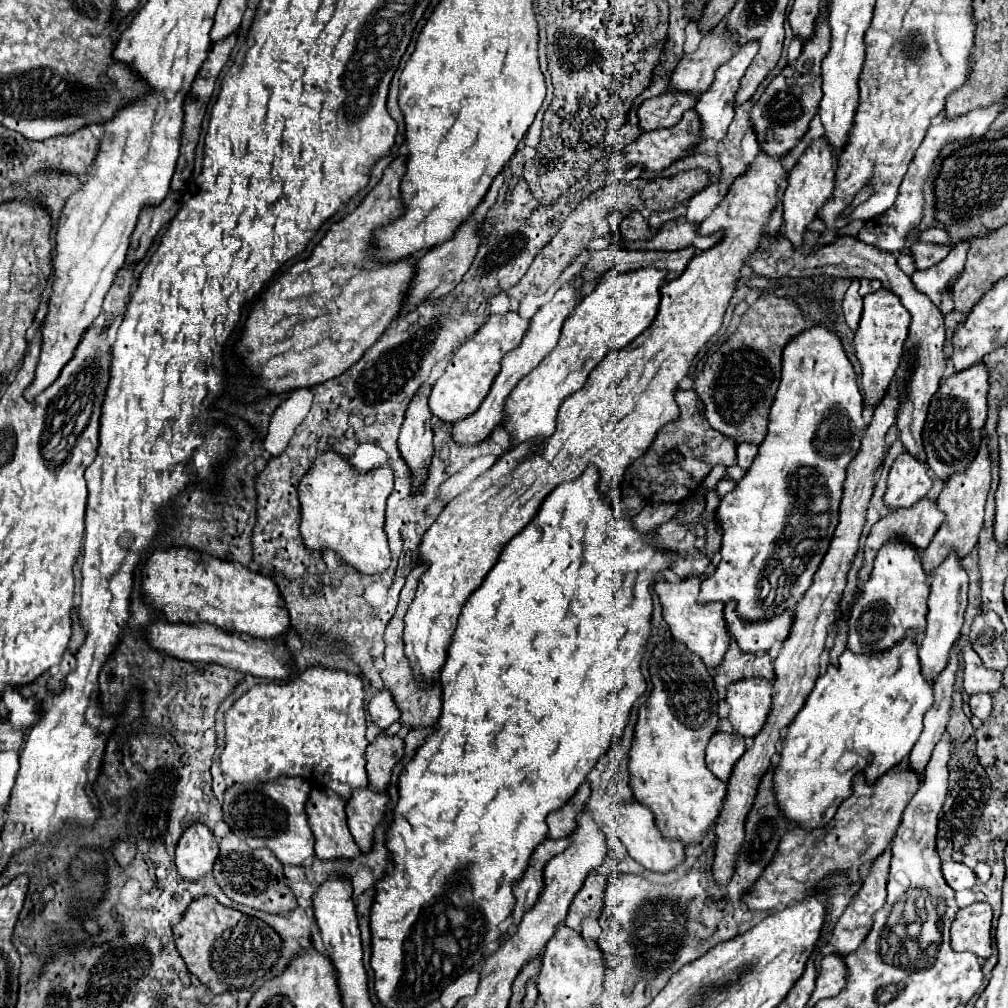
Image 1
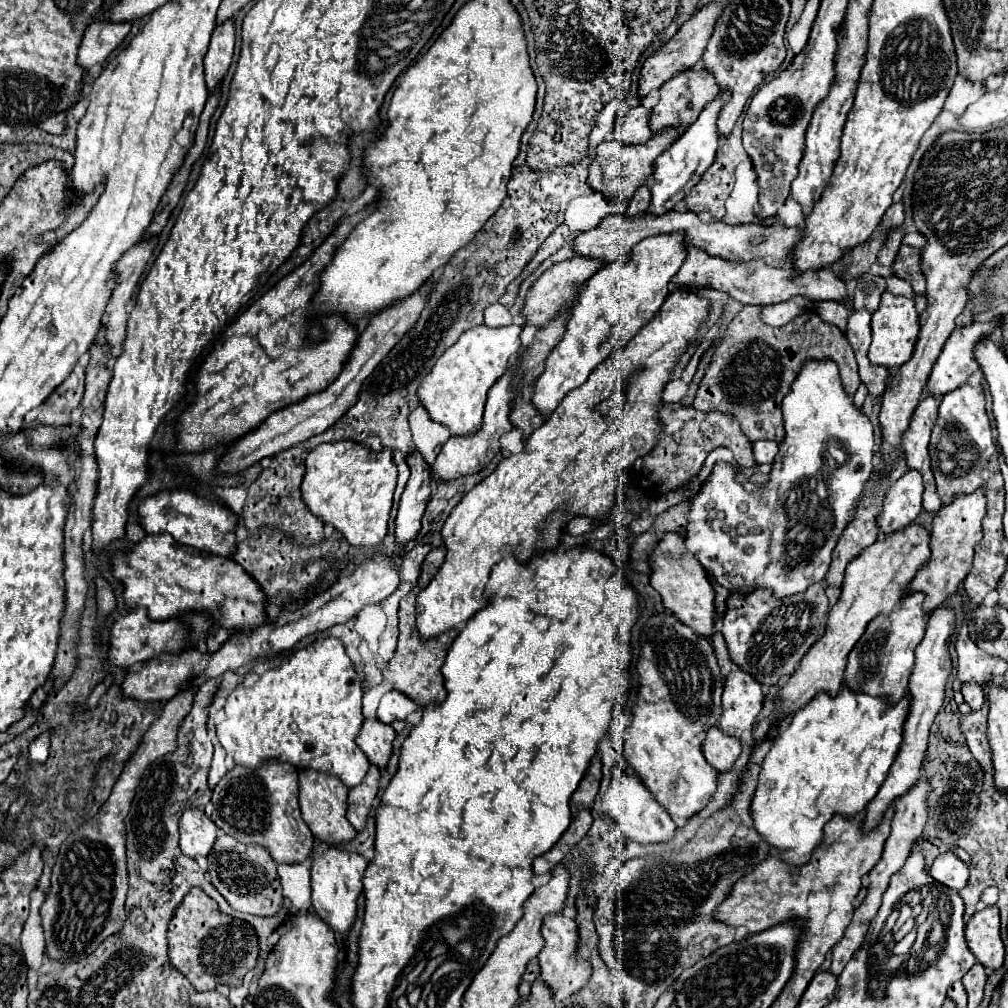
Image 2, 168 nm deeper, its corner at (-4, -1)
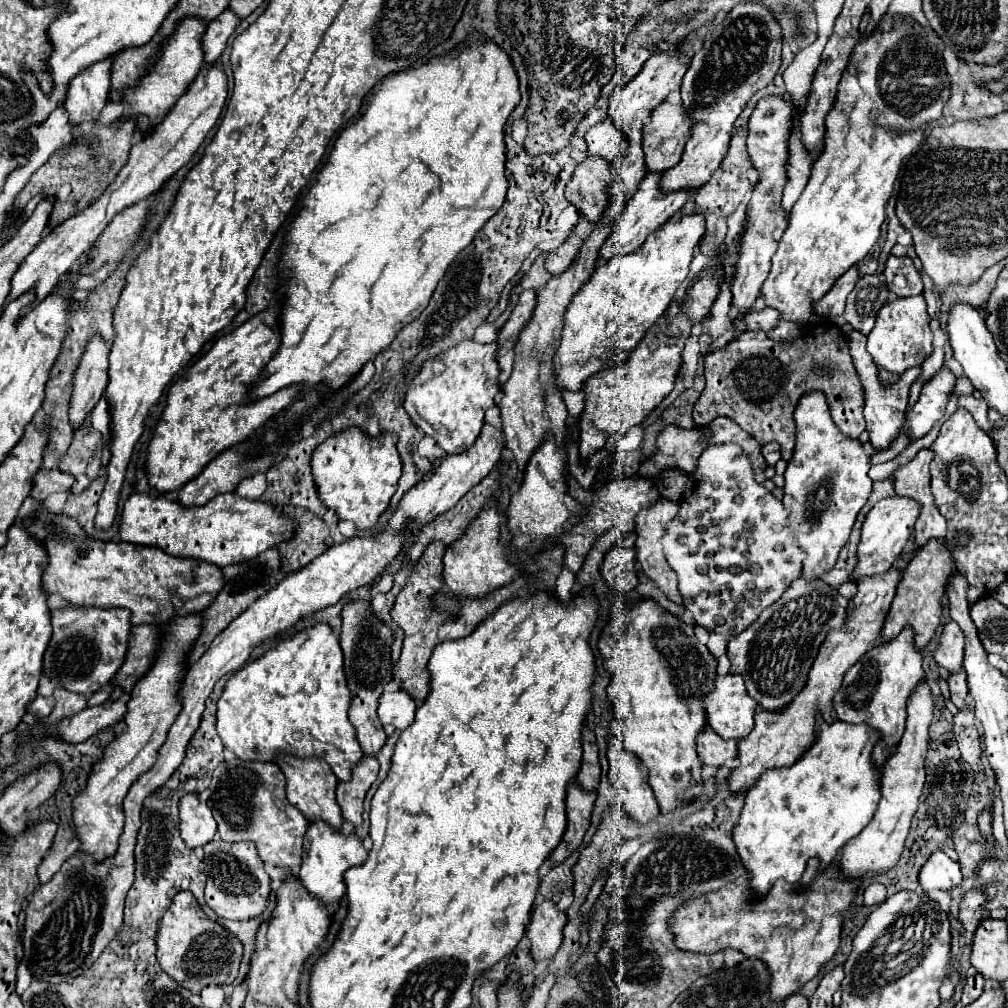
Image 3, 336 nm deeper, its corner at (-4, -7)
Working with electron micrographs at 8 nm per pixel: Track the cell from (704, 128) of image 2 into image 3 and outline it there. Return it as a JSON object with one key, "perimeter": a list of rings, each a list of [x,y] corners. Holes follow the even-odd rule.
{"perimeter":[[[650,173],[644,177],[644,181],[640,183],[638,191],[628,199],[628,207],[626,211],[618,217],[614,231],[608,235],[608,239],[604,241],[604,245],[598,251],[598,259],[612,259],[612,257],[620,257],[620,255],[628,255],[632,251],[636,251],[644,239],[654,233],[662,223],[666,223],[676,211],[682,209],[682,205],[686,203],[686,199],[694,193],[690,189],[682,189],[682,191],[672,191],[672,193],[662,193],[660,191],[660,173]]]}

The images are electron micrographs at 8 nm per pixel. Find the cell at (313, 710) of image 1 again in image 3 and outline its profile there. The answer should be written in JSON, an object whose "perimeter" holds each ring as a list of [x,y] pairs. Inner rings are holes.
{"perimeter":[[[316,623],[294,637],[282,639],[274,649],[268,649],[256,661],[232,673],[216,701],[216,729],[224,745],[244,761],[270,761],[278,751],[298,757],[322,757],[340,781],[348,779],[352,765],[356,765],[364,753],[356,739],[356,729],[348,721],[348,705],[352,695],[342,671],[342,659],[342,649],[332,627],[328,623]]]}

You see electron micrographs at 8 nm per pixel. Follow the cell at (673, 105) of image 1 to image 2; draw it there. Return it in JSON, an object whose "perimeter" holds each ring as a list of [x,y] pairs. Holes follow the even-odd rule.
{"perimeter":[[[638,105],[636,109],[630,109],[616,121],[614,139],[630,145],[630,143],[644,143],[654,135],[650,129],[650,109]]]}

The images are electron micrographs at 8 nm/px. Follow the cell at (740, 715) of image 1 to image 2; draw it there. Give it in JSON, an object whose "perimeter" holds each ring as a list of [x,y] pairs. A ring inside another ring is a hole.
{"perimeter":[[[740,669],[732,671],[724,683],[720,729],[732,737],[742,737],[742,733],[752,731],[762,711],[762,699],[760,681]]]}

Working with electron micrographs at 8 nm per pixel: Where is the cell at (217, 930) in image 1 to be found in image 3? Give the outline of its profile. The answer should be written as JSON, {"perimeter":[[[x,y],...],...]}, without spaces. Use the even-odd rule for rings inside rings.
{"perimeter":[[[180,891],[172,897],[170,909],[158,923],[156,959],[176,983],[192,993],[200,993],[200,989],[210,983],[226,985],[236,979],[242,945],[228,929],[206,917],[190,891]]]}

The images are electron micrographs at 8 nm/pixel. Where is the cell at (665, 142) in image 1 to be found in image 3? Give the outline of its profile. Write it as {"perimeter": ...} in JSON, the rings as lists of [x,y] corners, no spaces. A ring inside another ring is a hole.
{"perimeter":[[[588,157],[574,169],[572,179],[566,185],[564,197],[578,209],[582,217],[596,223],[600,221],[600,213],[604,213],[604,205],[608,205],[610,183],[610,163]]]}

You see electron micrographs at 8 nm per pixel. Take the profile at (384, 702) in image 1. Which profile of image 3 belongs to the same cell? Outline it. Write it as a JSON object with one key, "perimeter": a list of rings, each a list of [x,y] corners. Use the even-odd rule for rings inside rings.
{"perimeter":[[[404,689],[382,693],[378,705],[378,717],[382,725],[390,723],[398,731],[404,731],[414,723],[414,715],[416,715],[416,703]]]}

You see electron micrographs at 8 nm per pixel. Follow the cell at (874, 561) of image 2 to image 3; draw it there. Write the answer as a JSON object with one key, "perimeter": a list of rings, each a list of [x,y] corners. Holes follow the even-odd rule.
{"perimeter":[[[890,569],[884,575],[876,577],[862,577],[858,581],[858,593],[850,601],[848,609],[848,619],[844,629],[828,633],[826,641],[822,643],[818,657],[810,669],[808,675],[808,685],[796,695],[796,701],[784,709],[784,713],[764,713],[764,709],[756,711],[756,725],[752,733],[744,739],[738,741],[738,767],[732,769],[728,777],[728,785],[732,793],[748,791],[750,787],[756,785],[760,775],[768,769],[780,769],[780,767],[790,767],[794,765],[816,741],[816,713],[822,715],[826,723],[836,721],[832,713],[832,697],[840,689],[840,681],[844,673],[880,639],[880,629],[882,623],[888,615],[890,603],[896,593],[896,585],[902,579],[902,573],[898,569]]]}

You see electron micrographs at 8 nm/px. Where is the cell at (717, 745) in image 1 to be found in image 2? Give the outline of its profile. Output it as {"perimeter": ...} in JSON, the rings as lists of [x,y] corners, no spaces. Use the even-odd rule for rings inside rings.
{"perimeter":[[[712,727],[708,731],[708,737],[706,737],[702,749],[704,749],[706,761],[720,773],[730,771],[742,753],[740,739],[722,733],[720,727]]]}

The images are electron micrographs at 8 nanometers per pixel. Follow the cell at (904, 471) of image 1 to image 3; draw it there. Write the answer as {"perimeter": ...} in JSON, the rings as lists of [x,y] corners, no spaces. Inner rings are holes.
{"perimeter":[[[894,495],[890,499],[878,501],[868,511],[864,525],[862,525],[862,537],[860,537],[860,543],[858,543],[858,551],[856,551],[858,563],[856,563],[856,567],[850,575],[854,581],[858,581],[860,577],[872,577],[872,575],[886,573],[894,565],[894,561],[898,559],[906,541],[912,535],[912,529],[914,529],[916,517],[918,517],[918,509],[920,507],[916,505],[916,501],[908,501],[906,497]]]}

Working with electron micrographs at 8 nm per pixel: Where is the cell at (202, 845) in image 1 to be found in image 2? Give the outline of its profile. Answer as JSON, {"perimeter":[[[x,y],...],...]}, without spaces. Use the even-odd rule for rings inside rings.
{"perimeter":[[[186,809],[180,819],[180,851],[190,857],[208,857],[216,841],[216,825],[200,809]]]}

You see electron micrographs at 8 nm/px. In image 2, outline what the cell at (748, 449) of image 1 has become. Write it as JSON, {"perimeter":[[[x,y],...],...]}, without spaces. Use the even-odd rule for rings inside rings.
{"perimeter":[[[756,441],[752,445],[752,449],[754,449],[754,461],[758,465],[772,463],[776,457],[776,451],[778,451],[778,443],[776,441]]]}

